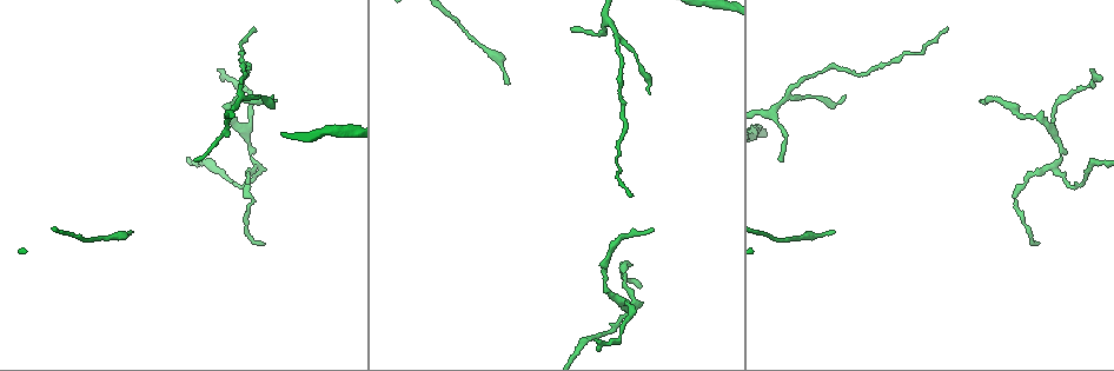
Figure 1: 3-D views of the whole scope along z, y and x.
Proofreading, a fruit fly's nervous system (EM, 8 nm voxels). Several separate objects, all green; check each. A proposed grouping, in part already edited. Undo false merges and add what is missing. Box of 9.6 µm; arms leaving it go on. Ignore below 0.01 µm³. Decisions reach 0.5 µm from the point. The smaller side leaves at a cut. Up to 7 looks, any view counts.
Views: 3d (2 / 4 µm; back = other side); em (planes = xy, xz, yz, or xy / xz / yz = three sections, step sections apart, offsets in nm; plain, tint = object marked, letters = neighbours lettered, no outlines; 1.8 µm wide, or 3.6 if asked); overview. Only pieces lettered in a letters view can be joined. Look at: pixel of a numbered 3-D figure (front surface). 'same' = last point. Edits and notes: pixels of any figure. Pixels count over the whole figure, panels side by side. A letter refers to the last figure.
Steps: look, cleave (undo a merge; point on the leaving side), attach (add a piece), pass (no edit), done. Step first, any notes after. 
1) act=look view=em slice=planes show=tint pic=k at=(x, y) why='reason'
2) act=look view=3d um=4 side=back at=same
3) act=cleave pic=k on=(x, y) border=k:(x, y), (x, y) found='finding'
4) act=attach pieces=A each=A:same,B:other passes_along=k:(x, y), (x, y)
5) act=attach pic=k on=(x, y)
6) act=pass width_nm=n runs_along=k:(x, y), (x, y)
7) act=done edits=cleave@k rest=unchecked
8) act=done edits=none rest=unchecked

act=look view=3d um=2 pic=1 at=(629, 197) why='tapers out'

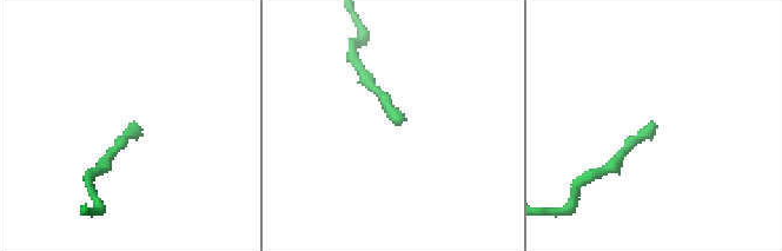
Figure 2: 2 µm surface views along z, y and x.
act=look view=em slice=xy step=4 show=tint pic=2 at=(400, 125)

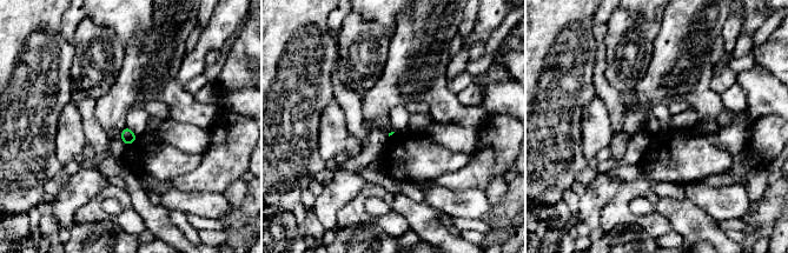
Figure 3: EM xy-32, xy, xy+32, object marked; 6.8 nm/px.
act=look view=em slice=planes show=letters at=same why='cut it another way'

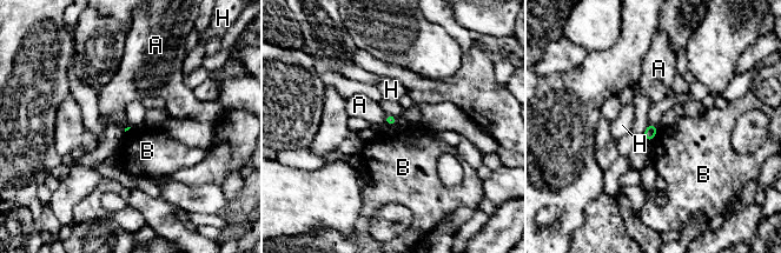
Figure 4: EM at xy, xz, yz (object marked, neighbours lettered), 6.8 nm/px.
act=pass longest_contact=B:130nm each=A:other,B:other,H:other border=4:(657, 127), (650, 144) found='none of them fits'

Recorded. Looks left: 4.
act=look view=3d um=2 pic=1 at=(1091, 69) why='an open end'

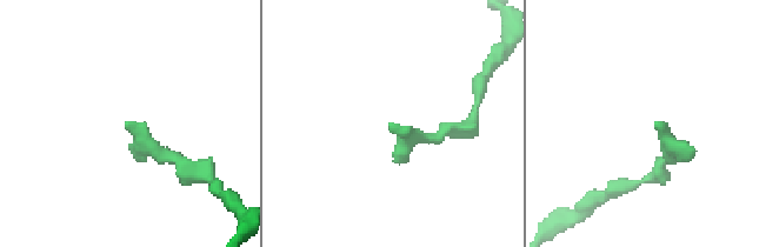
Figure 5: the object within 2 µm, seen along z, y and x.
act=look view=em um=3.6 slice=planes show=plain pic=5 at=(391, 127)

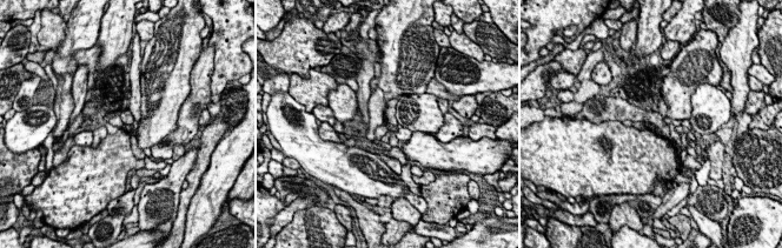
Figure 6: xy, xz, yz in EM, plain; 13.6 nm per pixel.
act=look view=em um=3.6 slice=planes show=letters at=same why='what lies round it'

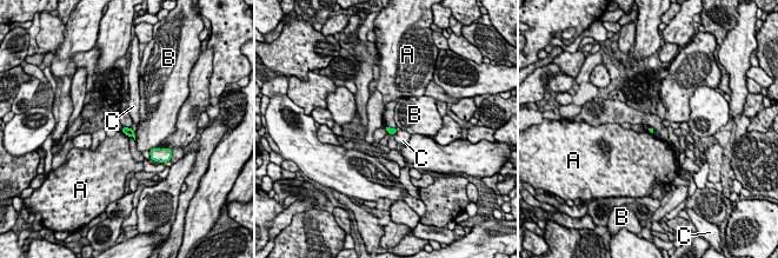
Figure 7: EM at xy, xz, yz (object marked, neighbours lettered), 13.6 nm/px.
act=pass longest_contact=B:180nm each=A:other,B:other,C:other border=7:(120, 131), (127, 137) found='no lettered piece goes on from it'

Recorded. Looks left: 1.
act=done edits=none rest=unchecked

